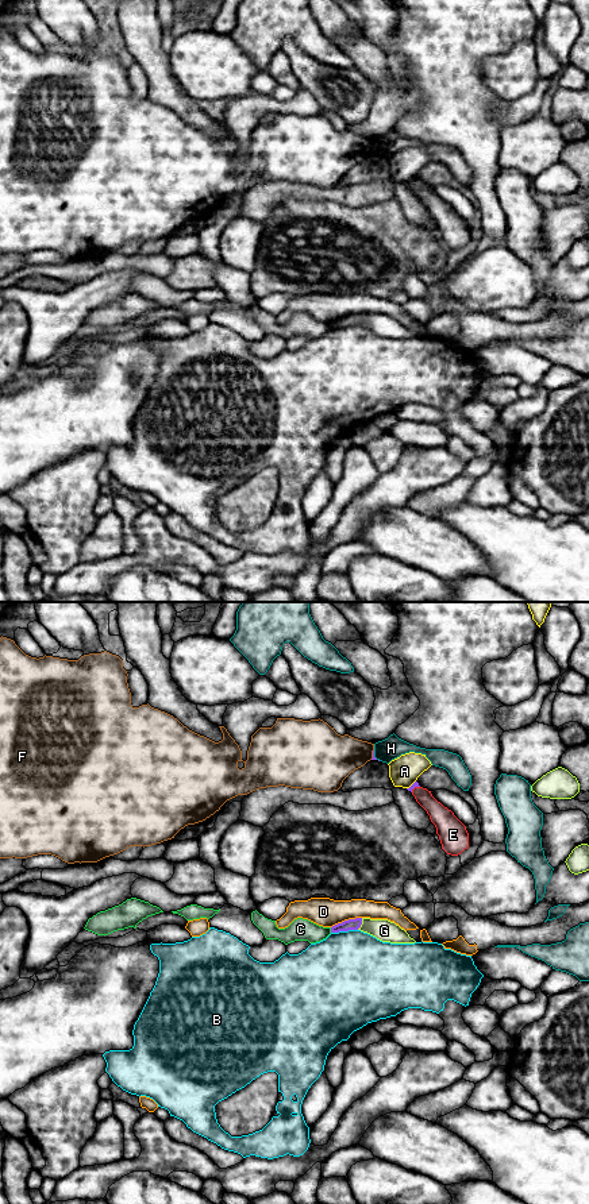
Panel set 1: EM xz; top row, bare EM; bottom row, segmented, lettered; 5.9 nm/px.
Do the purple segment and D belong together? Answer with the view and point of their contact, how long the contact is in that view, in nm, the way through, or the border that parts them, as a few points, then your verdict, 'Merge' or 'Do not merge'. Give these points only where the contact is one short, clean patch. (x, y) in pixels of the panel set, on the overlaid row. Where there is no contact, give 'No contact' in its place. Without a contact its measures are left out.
Touches purple at xz (346, 921). Shared border 200 nm. Boundary: xz (361, 917), (345, 919), (331, 927). Do not merge

